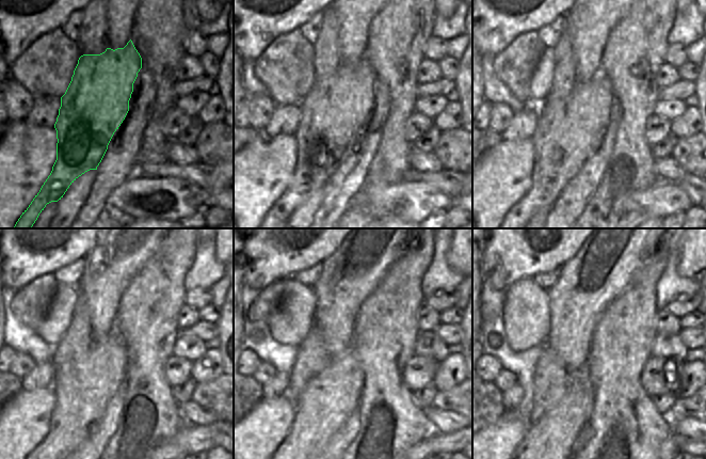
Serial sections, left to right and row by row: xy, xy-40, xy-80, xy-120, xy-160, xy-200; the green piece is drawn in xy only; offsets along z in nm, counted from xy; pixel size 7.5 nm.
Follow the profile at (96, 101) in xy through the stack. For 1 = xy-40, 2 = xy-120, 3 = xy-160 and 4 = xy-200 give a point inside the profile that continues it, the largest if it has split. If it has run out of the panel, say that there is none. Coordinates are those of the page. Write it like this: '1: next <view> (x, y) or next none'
1: next xy-40 (334, 110)
2: next xy-120 (82, 391)
3: next xy-160 (327, 400)
4: next xy-200 (547, 443)

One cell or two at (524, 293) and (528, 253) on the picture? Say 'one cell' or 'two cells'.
two cells

